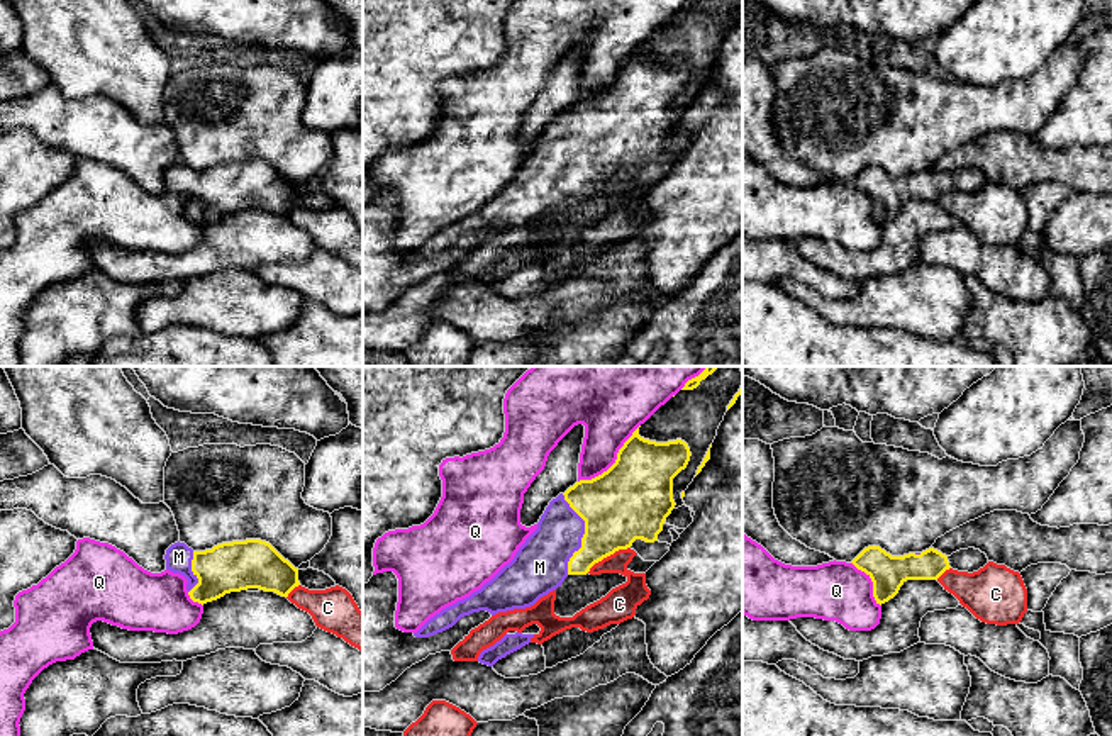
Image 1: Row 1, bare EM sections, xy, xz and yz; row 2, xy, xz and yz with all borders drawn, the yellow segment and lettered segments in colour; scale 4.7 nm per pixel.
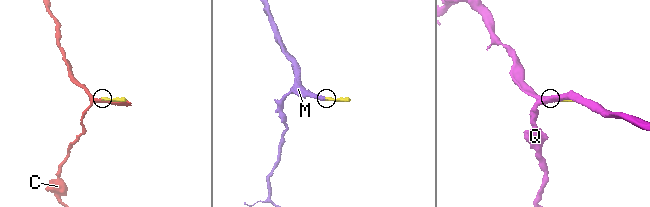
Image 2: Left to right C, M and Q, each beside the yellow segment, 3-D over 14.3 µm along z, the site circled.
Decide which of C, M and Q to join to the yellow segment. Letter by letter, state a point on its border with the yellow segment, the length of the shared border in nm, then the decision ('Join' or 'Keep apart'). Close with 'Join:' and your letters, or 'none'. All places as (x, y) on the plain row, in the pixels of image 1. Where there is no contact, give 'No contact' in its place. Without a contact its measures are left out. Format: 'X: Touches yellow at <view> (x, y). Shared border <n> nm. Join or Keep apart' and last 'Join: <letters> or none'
C: Touches yellow at xz (607, 175). Shared border 240 nm. Keep apart
M: Touches yellow at xz (583, 155). Shared border 380 nm. Join
Q: Touches yellow at xz (616, 82). Shared border 400 nm. Keep apart
Join: M

